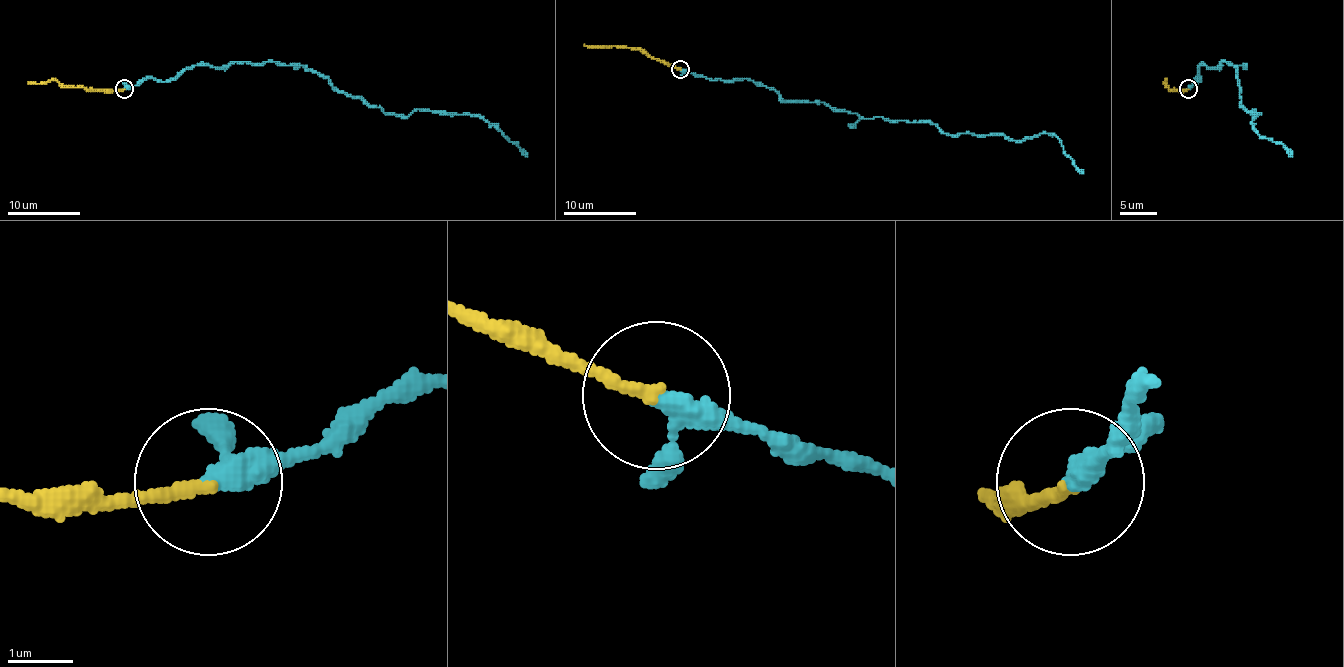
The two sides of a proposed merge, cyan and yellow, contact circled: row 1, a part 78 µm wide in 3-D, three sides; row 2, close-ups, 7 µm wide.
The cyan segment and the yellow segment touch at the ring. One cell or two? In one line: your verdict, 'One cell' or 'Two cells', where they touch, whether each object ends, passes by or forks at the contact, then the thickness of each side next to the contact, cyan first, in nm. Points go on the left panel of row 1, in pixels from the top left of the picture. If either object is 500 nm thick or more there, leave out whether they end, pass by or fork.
One cell. Place: (124, 88). At the ring cyan passes by. At the ring yellow ends. Thickness 280 nm (cyan) against 190 nm

